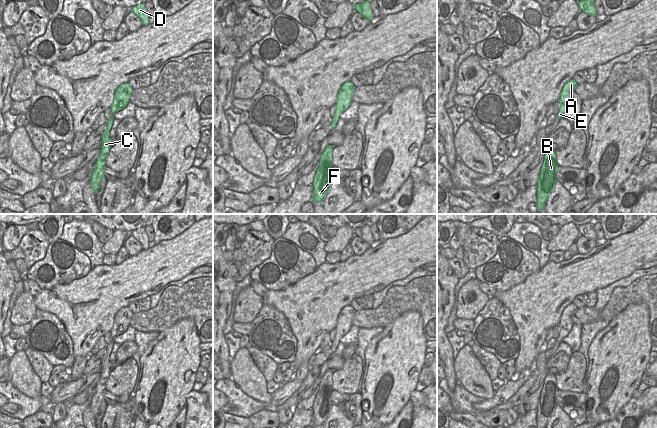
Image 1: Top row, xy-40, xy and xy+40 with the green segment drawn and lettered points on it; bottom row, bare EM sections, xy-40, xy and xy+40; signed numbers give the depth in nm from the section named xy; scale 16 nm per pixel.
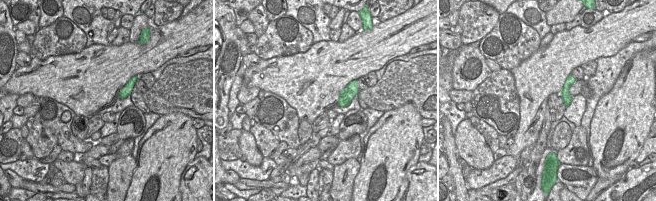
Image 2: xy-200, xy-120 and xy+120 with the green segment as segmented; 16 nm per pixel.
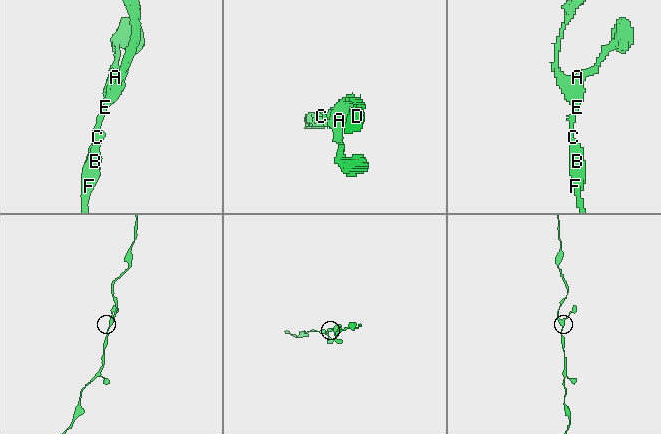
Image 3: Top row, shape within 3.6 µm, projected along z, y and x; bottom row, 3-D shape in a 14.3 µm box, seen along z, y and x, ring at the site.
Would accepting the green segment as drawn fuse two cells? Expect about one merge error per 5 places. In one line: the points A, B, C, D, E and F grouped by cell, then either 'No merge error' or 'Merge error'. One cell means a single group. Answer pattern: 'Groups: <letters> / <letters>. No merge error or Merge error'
Groups: A B C D E F. No merge error

